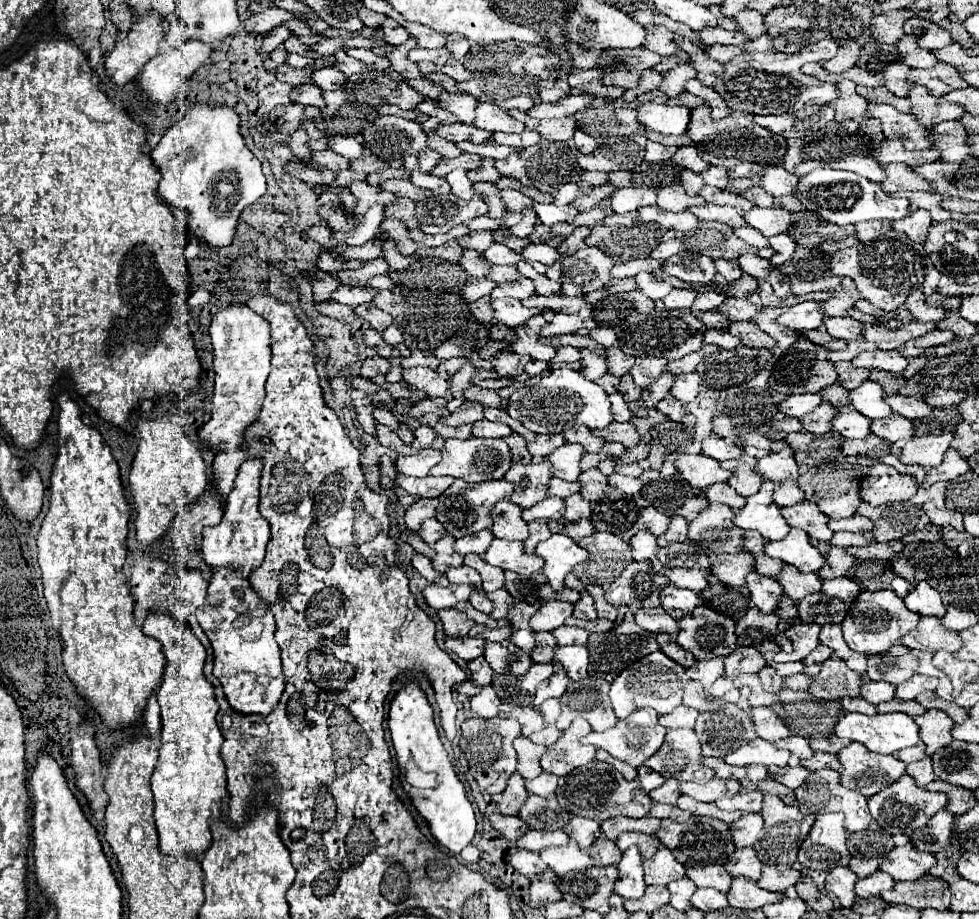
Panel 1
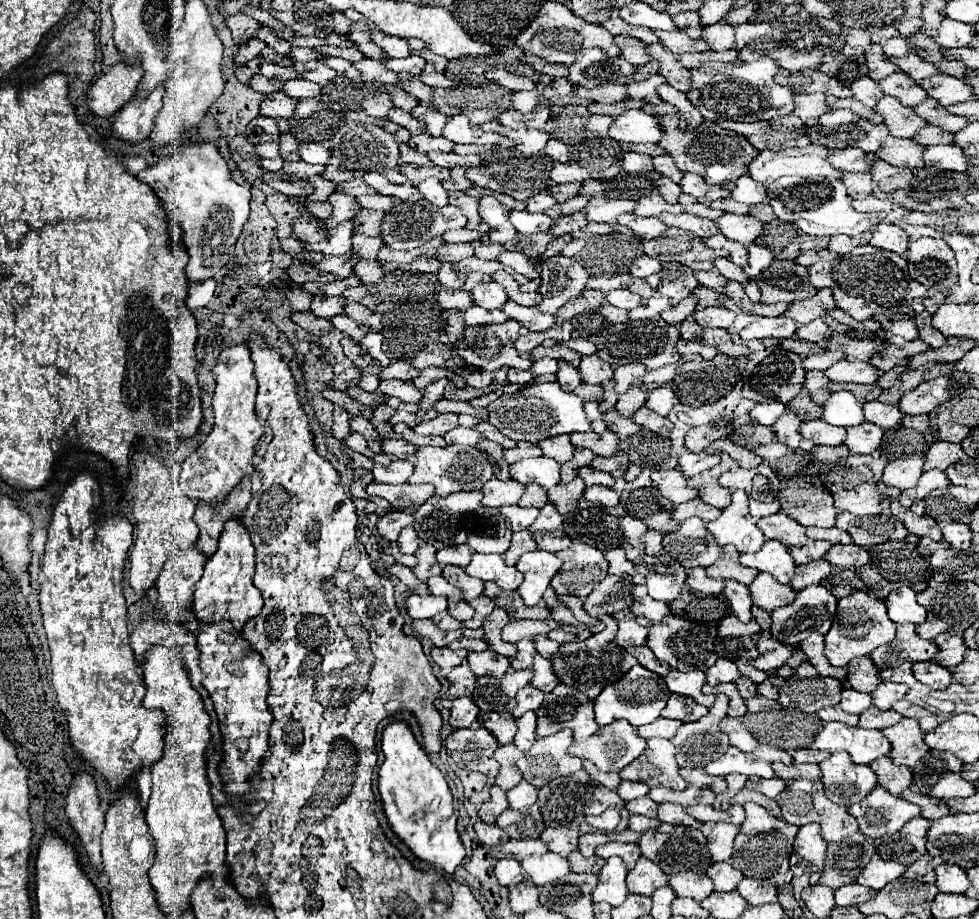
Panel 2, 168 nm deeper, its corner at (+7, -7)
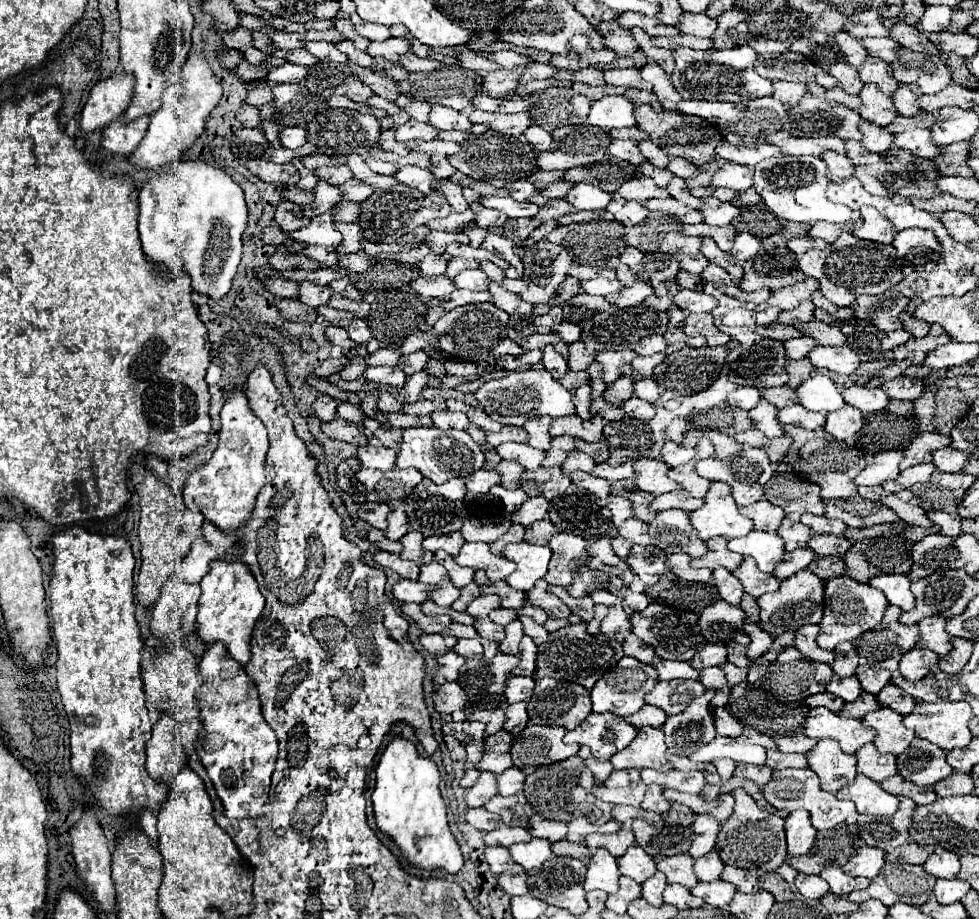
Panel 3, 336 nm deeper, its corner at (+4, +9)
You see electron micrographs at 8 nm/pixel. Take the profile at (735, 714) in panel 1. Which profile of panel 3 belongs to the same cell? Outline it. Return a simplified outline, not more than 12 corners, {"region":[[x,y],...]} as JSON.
{"region":[[716,690],[668,716],[670,754],[688,756],[716,738]]}

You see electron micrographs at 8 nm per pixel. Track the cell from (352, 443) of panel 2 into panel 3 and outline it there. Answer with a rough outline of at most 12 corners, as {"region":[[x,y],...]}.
{"region":[[344,418],[324,422],[322,430],[330,438],[368,442],[360,428]]}

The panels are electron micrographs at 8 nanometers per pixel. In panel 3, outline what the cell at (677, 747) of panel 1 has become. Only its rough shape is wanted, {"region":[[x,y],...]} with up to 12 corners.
{"region":[[638,730],[638,740],[610,758],[616,770],[672,770],[664,730]]}

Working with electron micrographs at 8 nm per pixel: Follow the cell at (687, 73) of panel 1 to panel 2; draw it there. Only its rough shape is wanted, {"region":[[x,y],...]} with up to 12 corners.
{"region":[[659,74],[627,84],[627,96],[661,104],[655,88],[665,80]]}

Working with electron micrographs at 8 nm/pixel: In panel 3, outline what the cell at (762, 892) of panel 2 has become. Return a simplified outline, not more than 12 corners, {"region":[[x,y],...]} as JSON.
{"region":[[726,866],[722,880],[740,892],[758,892],[760,884],[750,870]]}

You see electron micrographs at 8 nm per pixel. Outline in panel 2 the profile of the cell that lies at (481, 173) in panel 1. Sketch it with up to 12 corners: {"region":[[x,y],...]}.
{"region":[[451,168],[441,182],[445,190],[465,192],[471,184],[465,180],[465,168]]}

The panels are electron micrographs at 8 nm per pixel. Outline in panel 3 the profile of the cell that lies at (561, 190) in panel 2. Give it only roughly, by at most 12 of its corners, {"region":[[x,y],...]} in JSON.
{"region":[[540,170],[528,180],[540,190],[564,178],[564,172]]}

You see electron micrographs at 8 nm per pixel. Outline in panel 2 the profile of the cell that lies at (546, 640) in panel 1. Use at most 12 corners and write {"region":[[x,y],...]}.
{"region":[[519,640],[511,668],[527,670],[533,666],[535,646]]}

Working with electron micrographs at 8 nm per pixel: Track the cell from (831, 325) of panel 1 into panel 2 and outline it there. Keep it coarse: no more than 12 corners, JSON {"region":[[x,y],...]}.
{"region":[[821,318],[799,326],[795,338],[823,344],[831,330]]}

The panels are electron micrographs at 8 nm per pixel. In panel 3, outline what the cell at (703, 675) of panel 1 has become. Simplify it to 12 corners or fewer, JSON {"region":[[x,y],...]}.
{"region":[[652,660],[660,680],[690,678],[698,680],[700,672],[688,662]]}

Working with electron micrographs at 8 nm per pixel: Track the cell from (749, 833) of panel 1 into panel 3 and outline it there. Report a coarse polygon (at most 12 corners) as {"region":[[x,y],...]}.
{"region":[[698,814],[688,854],[706,856],[716,846],[720,822]]}

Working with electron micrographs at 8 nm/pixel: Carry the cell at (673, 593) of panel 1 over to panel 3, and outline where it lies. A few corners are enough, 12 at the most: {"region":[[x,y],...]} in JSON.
{"region":[[620,590],[624,608],[644,610],[652,602],[646,592]]}

